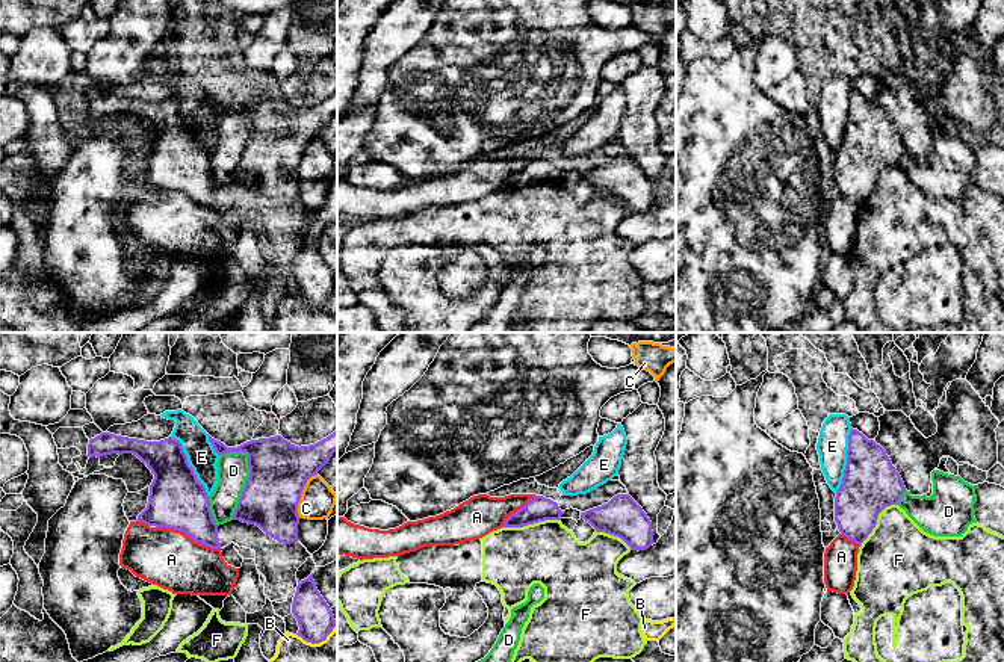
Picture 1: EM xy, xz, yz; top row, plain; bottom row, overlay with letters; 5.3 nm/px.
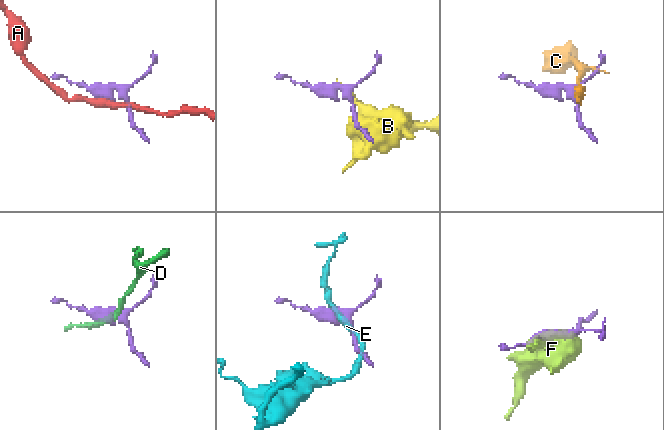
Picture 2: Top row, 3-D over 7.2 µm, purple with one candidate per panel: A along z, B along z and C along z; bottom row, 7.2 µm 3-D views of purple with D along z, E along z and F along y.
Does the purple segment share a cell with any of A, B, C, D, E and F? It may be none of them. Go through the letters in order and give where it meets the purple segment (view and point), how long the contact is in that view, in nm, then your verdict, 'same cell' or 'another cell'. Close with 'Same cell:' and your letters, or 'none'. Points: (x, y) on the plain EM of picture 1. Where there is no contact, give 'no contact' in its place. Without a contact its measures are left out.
A: contact xy (188, 195); length 360 nm; another cell
B: contact xy (318, 304); length 220 nm; another cell
C: contact xy (301, 154); length 260 nm; another cell
D: contact xy (245, 147); length 380 nm; another cell
E: contact yz (847, 121); length 360 nm; another cell
F: contact xz (531, 185); length 300 nm; another cell
Same cell: none

